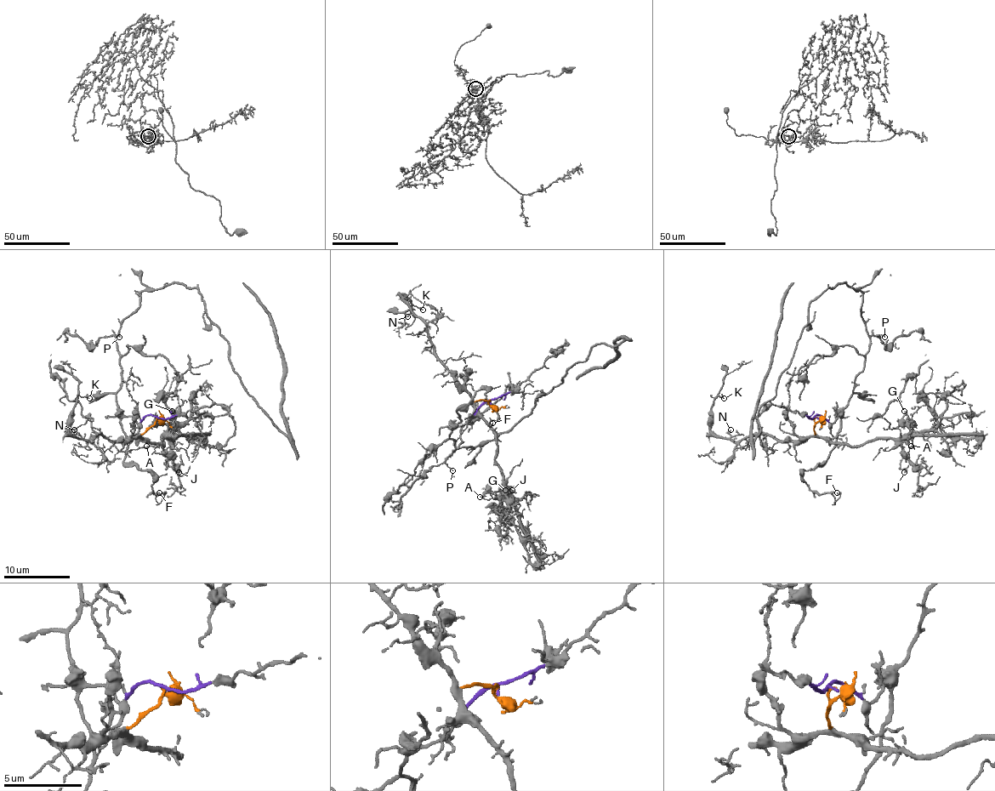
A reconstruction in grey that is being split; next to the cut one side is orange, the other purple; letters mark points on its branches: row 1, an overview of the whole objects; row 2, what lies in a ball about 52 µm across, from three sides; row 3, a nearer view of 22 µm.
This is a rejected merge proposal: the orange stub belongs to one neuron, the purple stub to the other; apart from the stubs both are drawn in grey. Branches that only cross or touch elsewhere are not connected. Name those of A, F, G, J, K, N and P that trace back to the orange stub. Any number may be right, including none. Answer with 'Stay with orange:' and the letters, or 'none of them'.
Stay with orange: A, G, J, K, N

